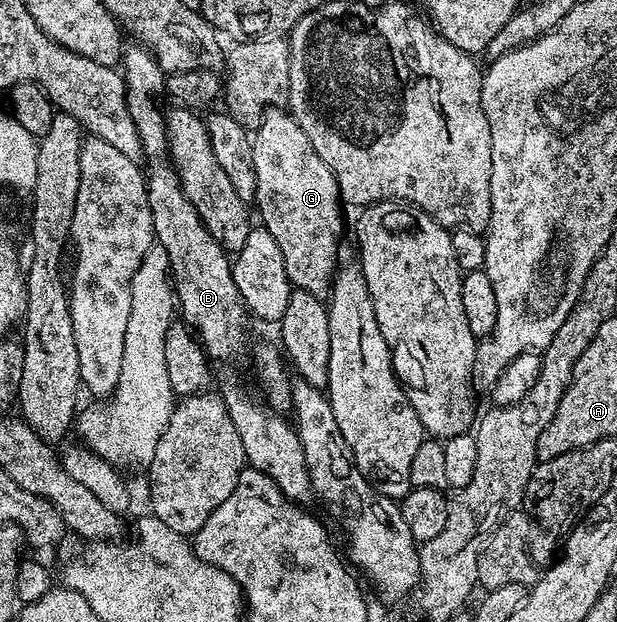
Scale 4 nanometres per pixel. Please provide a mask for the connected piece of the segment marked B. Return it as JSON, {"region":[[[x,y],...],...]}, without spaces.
{"region":[[[140,43],[126,48],[123,53],[123,76],[125,78],[125,105],[129,108],[131,119],[135,123],[135,131],[141,140],[141,153],[149,156],[149,169],[147,165],[147,184],[149,187],[149,206],[151,207],[151,219],[153,220],[153,236],[156,244],[161,245],[169,256],[169,272],[175,282],[175,301],[179,306],[180,316],[185,323],[191,326],[209,355],[210,362],[237,361],[245,351],[245,317],[247,310],[241,303],[241,296],[235,287],[233,278],[233,266],[230,254],[221,248],[221,244],[209,234],[207,227],[201,222],[201,216],[195,211],[191,199],[181,186],[181,180],[167,156],[168,137],[165,134],[166,114],[161,113],[161,105],[157,102],[157,96],[166,92],[167,74],[161,70],[159,63],[153,54]]]}

